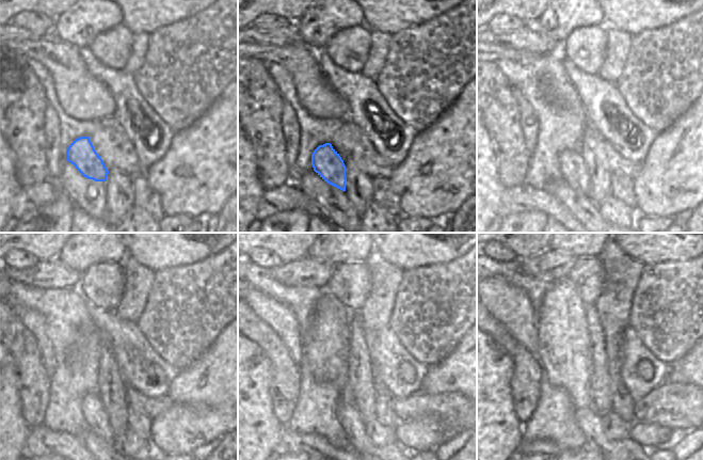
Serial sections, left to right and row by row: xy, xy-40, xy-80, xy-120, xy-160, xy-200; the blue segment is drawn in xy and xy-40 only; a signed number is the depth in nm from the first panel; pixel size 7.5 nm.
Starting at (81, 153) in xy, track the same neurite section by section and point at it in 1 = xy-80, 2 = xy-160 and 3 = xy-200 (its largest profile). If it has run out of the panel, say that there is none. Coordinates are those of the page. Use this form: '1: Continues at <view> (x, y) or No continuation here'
1: Continues at xy-80 (572, 167)
2: Continues at xy-160 (350, 419)
3: Continues at xy-200 (590, 422).

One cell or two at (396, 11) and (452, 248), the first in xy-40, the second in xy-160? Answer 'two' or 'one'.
one

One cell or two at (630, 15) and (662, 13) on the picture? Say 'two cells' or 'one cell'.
one cell

